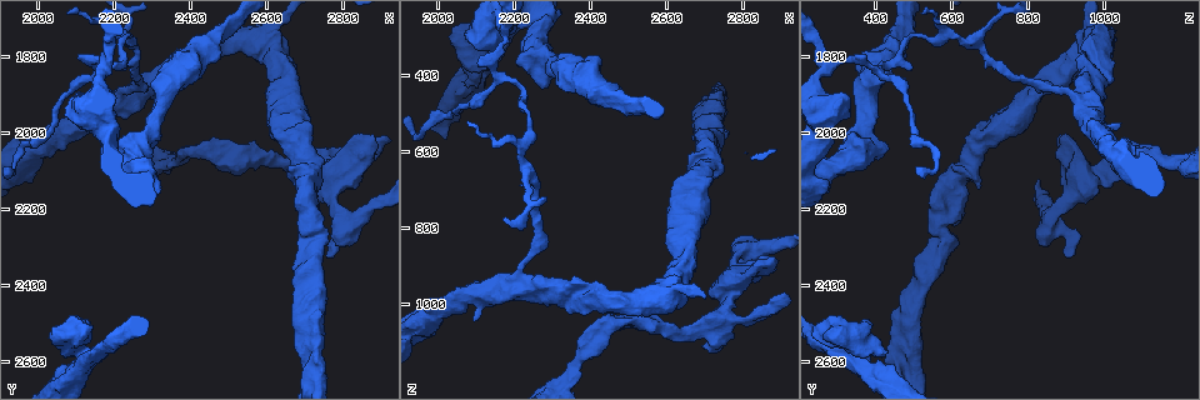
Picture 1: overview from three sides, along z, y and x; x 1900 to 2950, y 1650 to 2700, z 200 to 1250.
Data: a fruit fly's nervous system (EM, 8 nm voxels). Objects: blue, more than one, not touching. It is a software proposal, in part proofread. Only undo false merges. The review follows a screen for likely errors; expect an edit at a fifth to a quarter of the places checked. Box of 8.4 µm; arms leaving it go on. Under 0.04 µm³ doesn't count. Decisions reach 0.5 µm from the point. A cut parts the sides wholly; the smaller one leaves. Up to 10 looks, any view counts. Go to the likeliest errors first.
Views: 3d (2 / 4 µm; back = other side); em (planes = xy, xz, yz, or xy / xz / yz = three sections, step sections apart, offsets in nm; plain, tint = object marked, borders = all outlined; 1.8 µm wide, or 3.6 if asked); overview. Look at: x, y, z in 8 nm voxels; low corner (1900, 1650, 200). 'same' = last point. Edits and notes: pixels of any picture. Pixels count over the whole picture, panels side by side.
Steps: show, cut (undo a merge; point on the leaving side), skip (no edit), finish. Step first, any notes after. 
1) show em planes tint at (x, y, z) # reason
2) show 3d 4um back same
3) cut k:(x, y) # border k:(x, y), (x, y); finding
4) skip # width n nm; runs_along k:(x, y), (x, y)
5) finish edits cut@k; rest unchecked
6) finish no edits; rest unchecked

show em planes tint at (2175, 1820, 275)

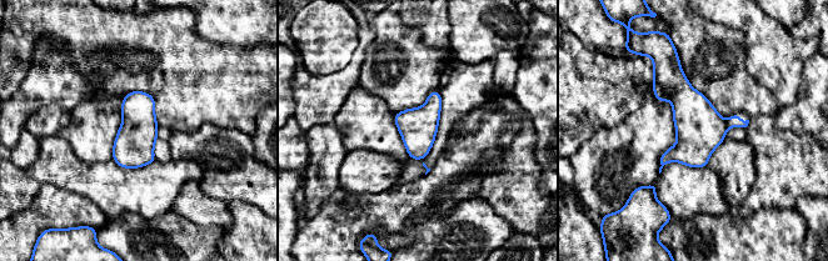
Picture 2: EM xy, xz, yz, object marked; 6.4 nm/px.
cut 2:(699, 128) # width 240 nm; border 2:(726, 123), (728, 126); two neurons meet here

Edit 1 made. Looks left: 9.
show em yz step 4 tint at (2235, 1765, 655) # a fork

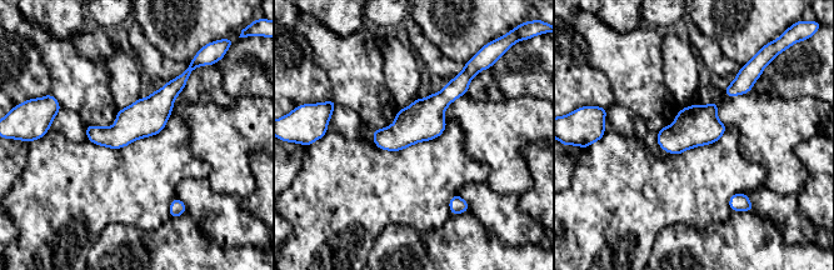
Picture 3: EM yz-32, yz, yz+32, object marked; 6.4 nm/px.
skip # width 240 nm; runs_along 3:(179, 80), (119, 135), (90, 136); all the same neuron

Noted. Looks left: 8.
show 3d 2um back at (2770, 2055, 1040) # two arms in line, one across

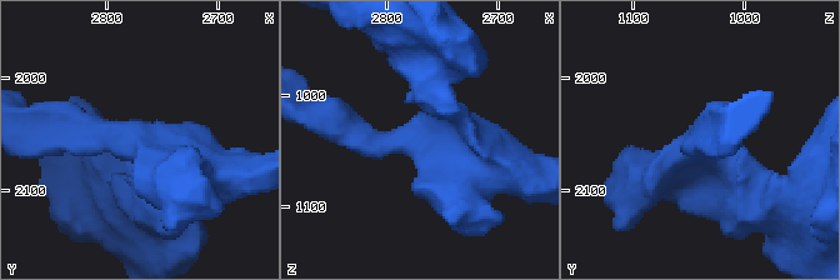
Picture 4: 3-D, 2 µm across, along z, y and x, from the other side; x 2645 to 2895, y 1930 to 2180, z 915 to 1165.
show em planes tint at (2772, 2060, 1042)

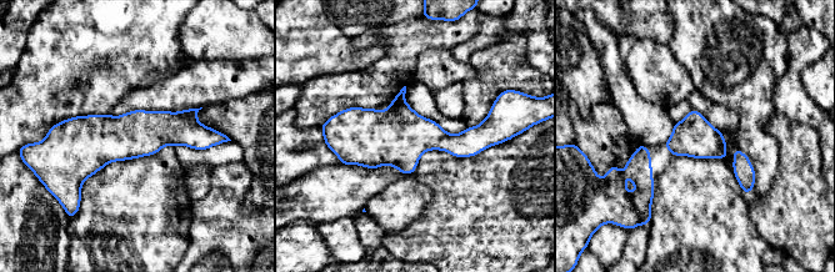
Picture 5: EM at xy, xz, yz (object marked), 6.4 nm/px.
skip # one neuron here

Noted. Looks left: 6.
finish edits cut@2; rest unchecked

